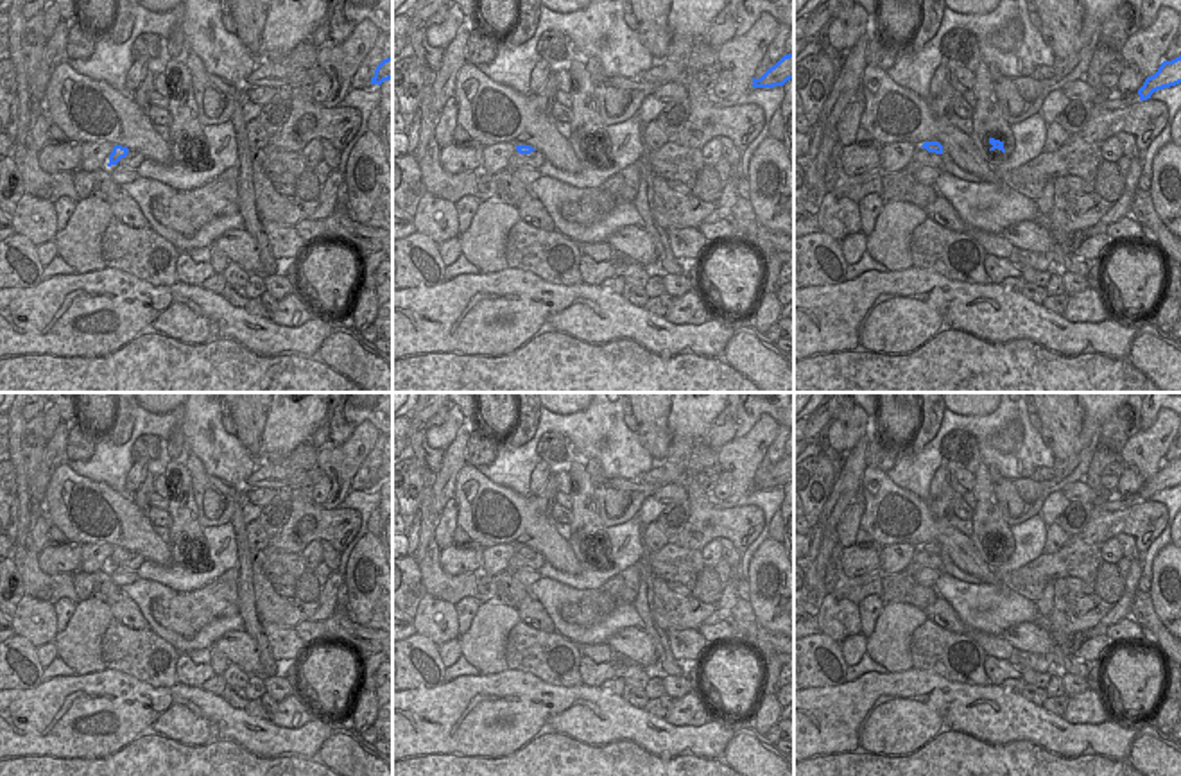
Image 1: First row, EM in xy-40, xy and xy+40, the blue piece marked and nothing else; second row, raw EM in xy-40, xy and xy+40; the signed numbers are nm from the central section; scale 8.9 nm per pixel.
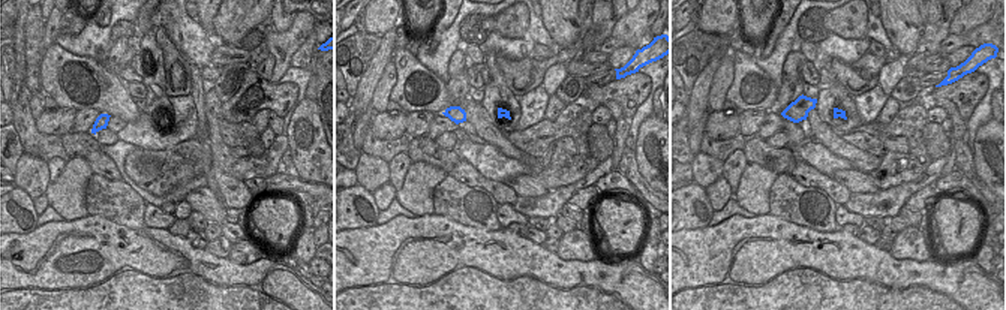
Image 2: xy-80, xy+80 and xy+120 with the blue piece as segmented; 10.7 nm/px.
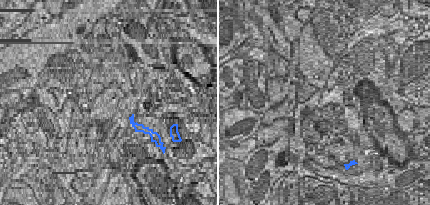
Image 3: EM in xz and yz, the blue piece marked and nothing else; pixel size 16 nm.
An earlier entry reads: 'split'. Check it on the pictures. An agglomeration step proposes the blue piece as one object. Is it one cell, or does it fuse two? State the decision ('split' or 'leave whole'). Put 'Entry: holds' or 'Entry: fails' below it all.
leave whole
Entry: fails

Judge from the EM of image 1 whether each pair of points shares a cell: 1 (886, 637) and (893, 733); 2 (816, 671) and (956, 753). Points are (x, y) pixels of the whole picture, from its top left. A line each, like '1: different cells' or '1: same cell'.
1: different cells
2: different cells

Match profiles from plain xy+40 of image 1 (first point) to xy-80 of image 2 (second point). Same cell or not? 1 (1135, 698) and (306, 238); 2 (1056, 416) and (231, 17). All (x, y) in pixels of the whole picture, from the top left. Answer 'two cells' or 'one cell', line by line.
1: two cells
2: two cells

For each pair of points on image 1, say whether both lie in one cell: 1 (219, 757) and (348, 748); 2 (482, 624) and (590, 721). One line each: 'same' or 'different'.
1: same
2: different

